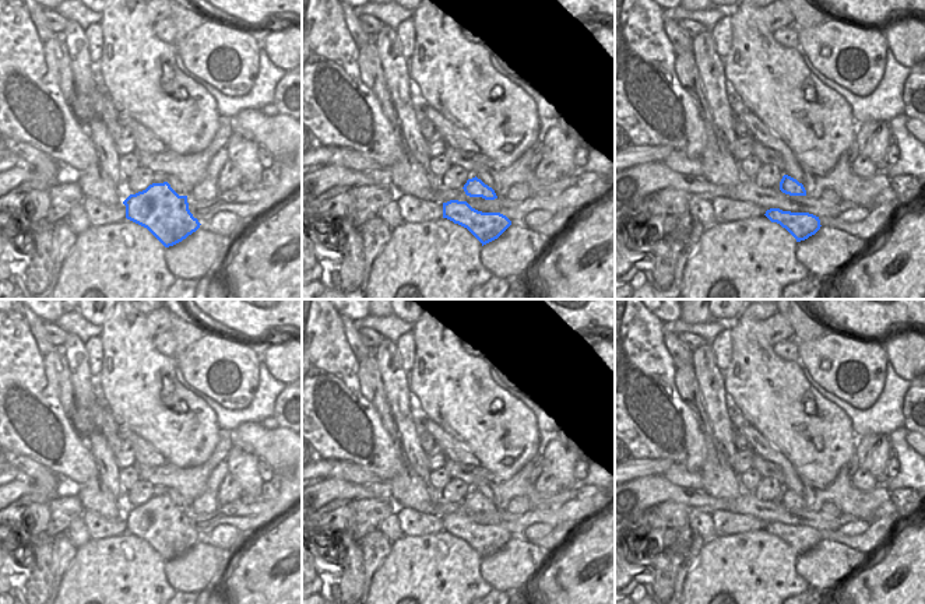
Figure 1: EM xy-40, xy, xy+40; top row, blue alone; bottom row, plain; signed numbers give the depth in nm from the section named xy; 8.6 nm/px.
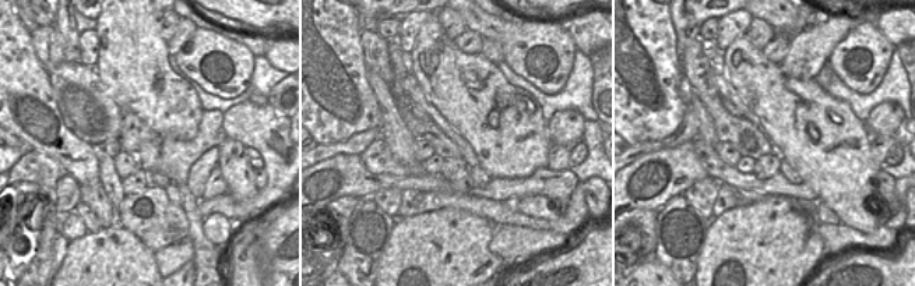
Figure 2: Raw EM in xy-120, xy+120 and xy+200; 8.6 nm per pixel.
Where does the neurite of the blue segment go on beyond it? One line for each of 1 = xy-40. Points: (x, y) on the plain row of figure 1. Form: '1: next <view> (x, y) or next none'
1: next none

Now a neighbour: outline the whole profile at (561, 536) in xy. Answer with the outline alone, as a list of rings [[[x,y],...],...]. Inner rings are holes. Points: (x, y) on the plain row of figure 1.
[[[580,517],[574,522],[563,522],[558,524],[546,537],[531,542],[539,548],[545,548],[552,555],[556,555],[571,541],[584,520],[585,519]]]

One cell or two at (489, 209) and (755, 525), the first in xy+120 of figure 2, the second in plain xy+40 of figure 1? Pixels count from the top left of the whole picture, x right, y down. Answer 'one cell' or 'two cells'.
one cell

